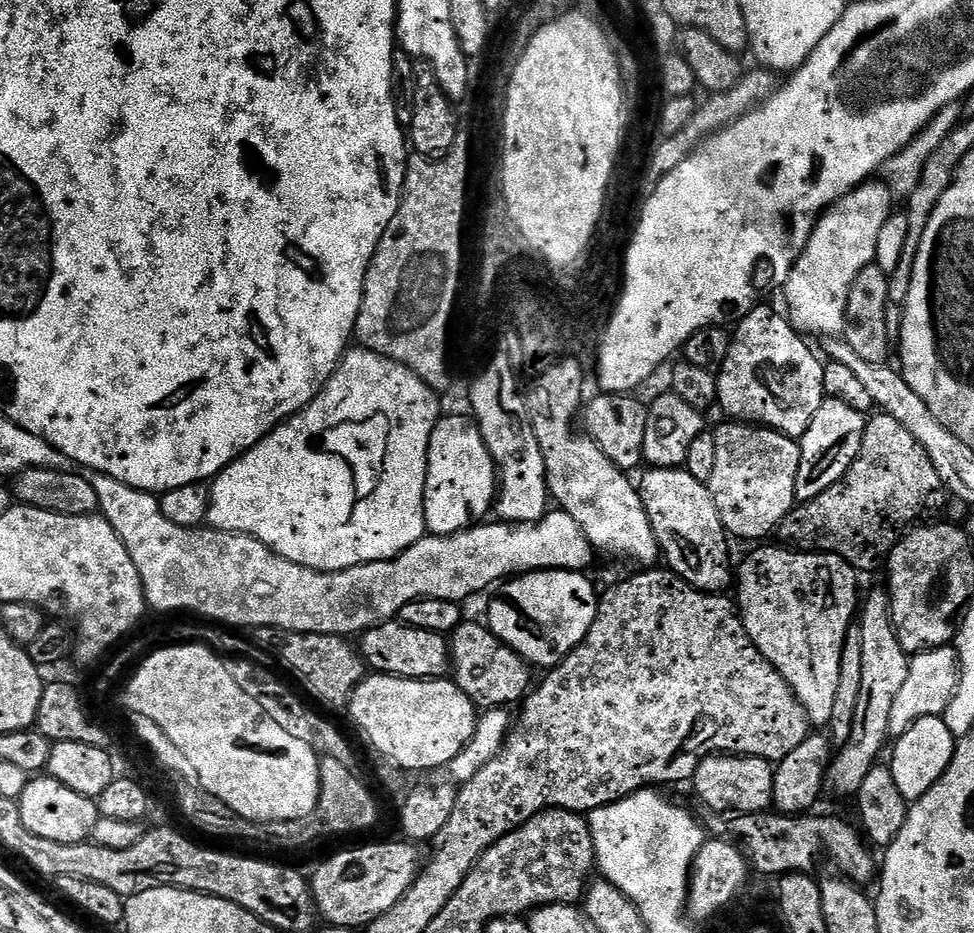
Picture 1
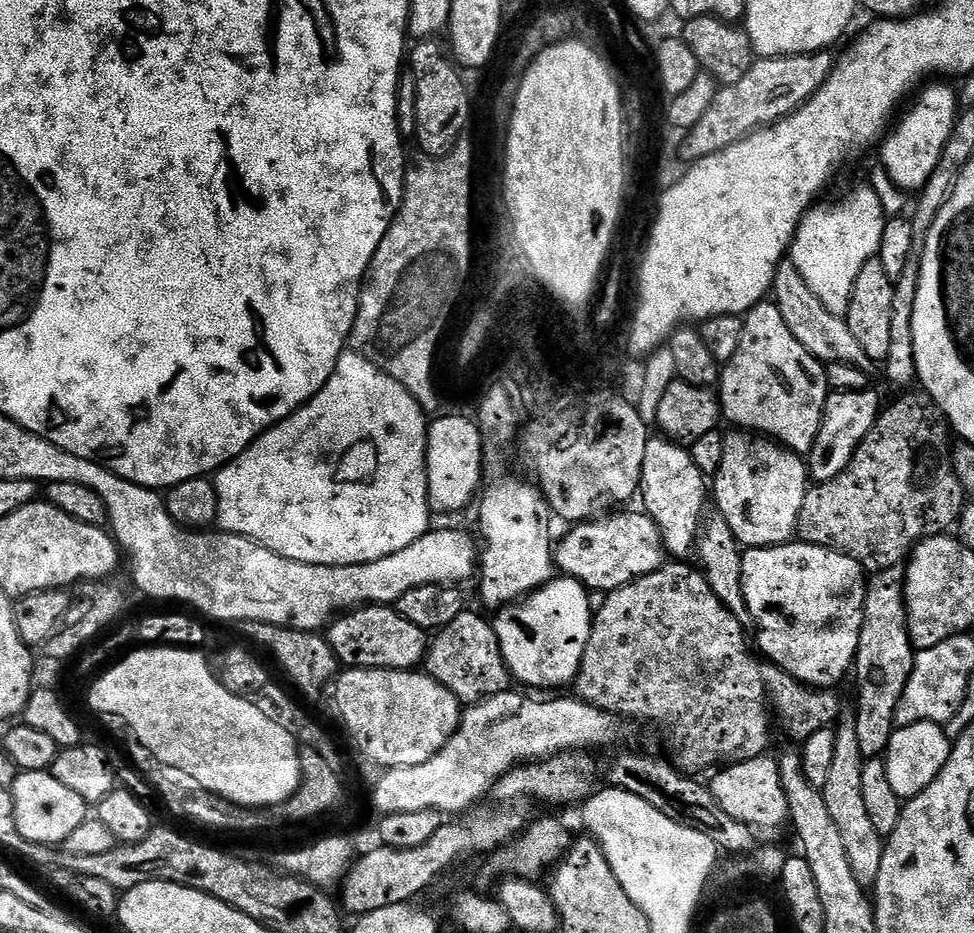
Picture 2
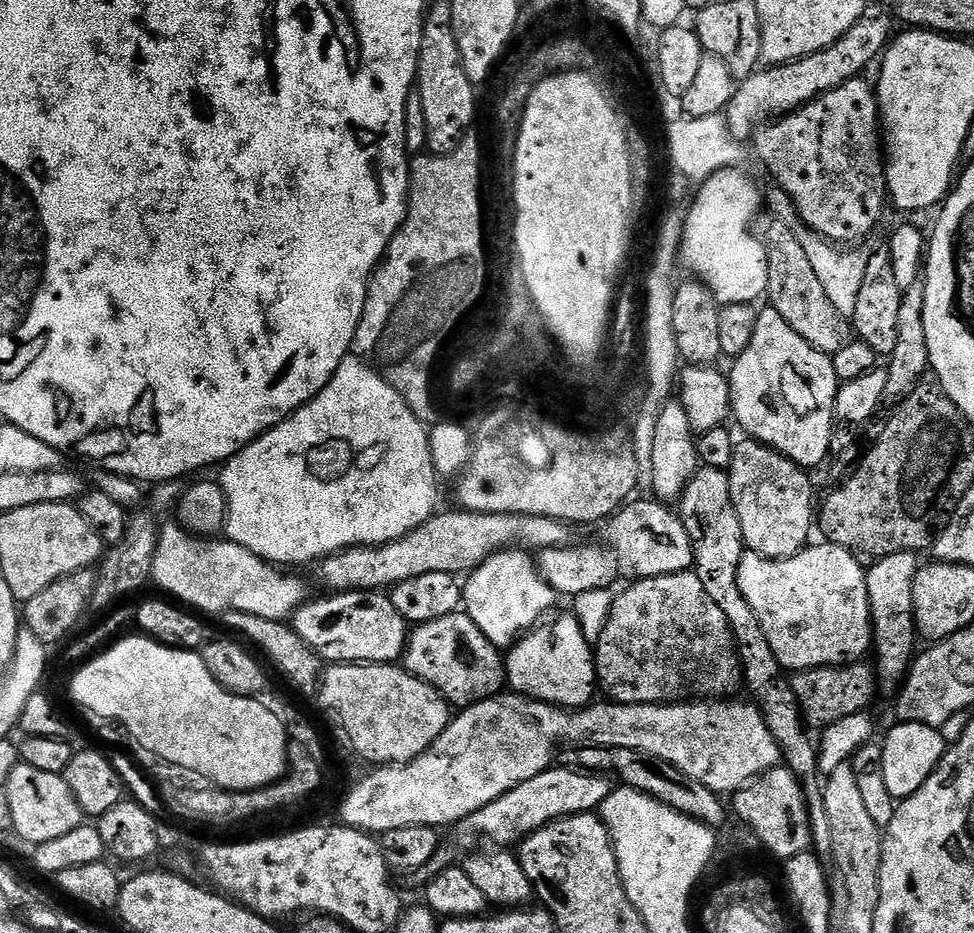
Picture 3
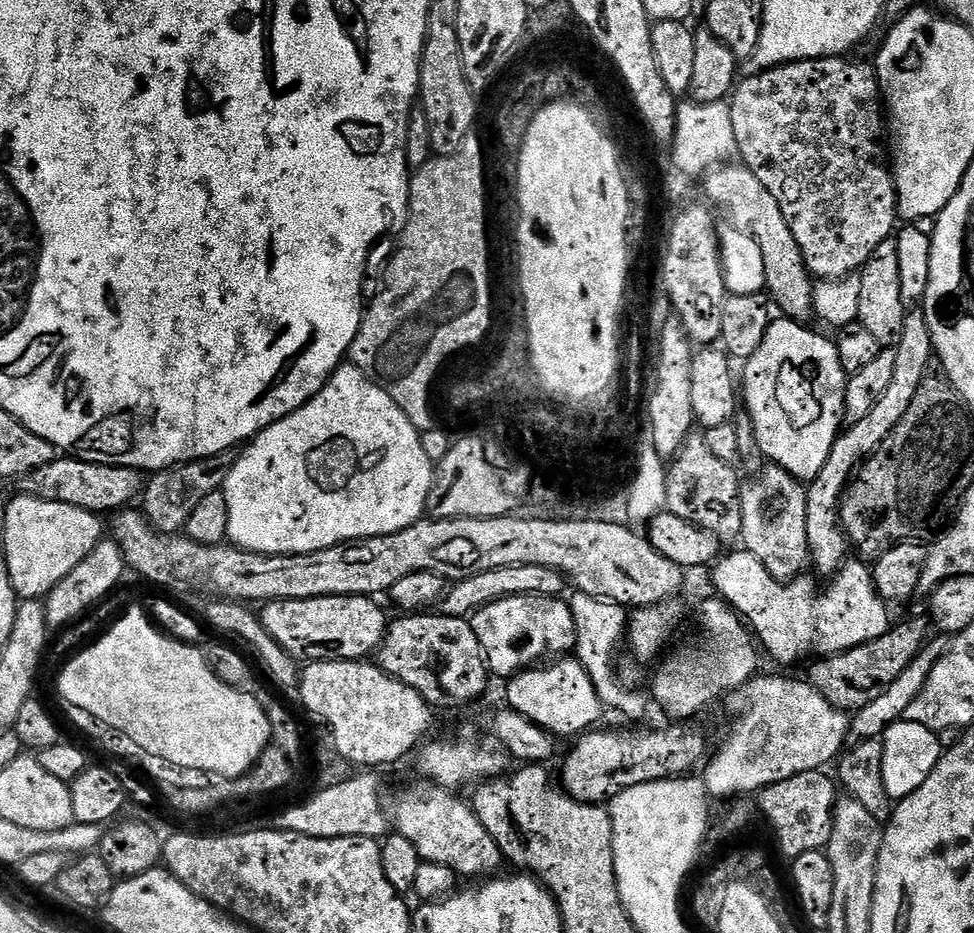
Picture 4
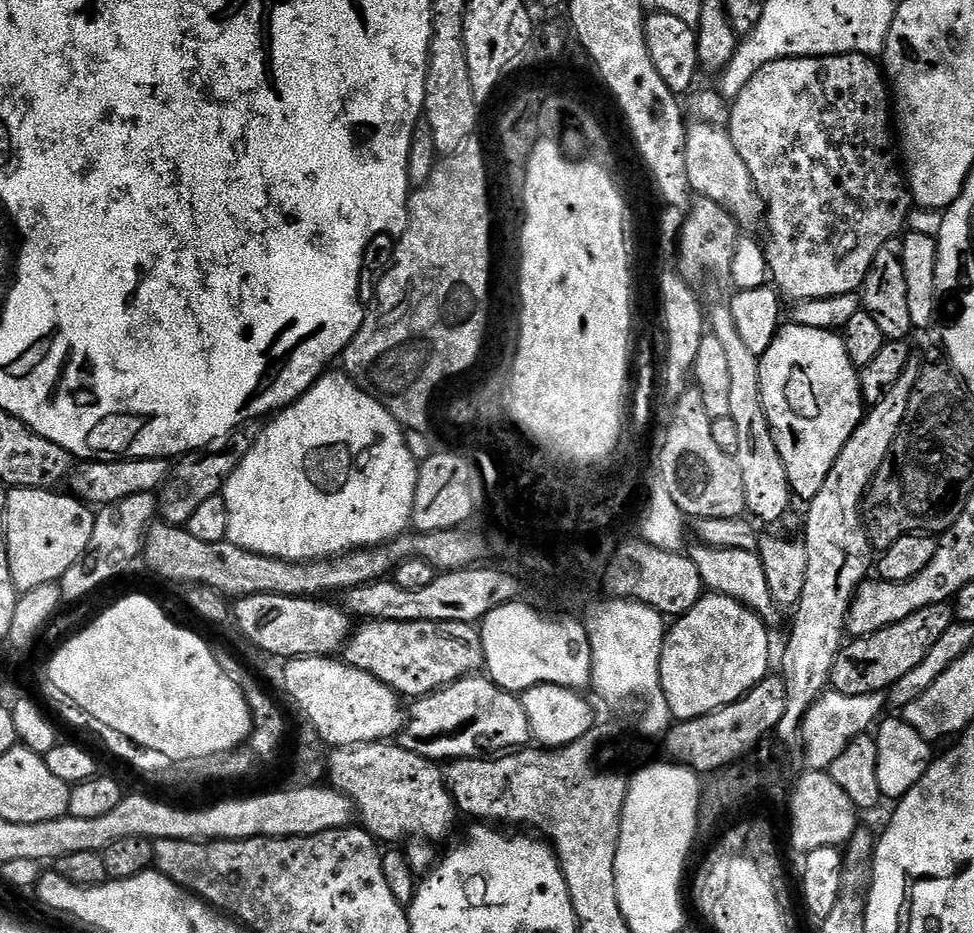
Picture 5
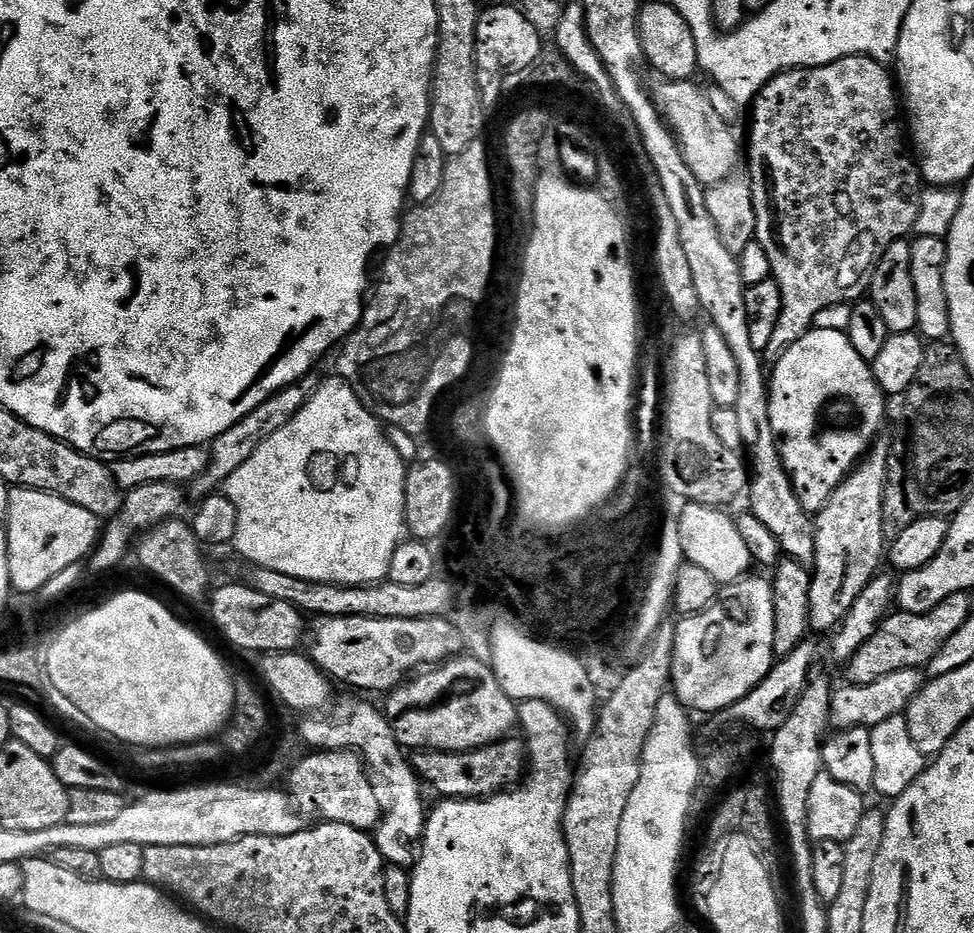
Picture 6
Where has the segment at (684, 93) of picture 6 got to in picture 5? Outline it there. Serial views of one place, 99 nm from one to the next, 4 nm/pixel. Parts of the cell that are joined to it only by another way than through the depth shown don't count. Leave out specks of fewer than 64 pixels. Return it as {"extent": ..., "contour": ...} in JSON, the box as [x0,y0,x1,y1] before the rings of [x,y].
{"extent":[684,122,766,229],"contour":[[[693,122],[687,125],[688,141],[684,147],[686,154],[686,174],[690,186],[697,197],[705,196],[718,206],[725,208],[740,225],[741,229],[756,228],[765,223],[766,205],[764,197],[756,188],[754,178],[742,158],[738,154],[738,146],[728,137],[723,127],[713,124]]]}

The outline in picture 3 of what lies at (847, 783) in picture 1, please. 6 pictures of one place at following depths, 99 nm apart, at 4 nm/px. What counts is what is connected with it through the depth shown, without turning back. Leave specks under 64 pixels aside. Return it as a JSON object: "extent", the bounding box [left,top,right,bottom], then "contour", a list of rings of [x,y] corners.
{"extent":[866,552,922,693],"contour":[[[914,552],[890,554],[875,561],[867,569],[866,590],[872,611],[872,643],[874,645],[874,667],[881,693],[895,693],[903,685],[909,667],[917,655],[916,611],[914,610],[914,584],[922,567],[921,557]]]}

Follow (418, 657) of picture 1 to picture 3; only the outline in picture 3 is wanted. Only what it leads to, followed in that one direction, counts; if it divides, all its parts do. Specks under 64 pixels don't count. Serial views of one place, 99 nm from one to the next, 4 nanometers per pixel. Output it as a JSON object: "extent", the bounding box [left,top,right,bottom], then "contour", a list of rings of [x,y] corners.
{"extent":[291,590,410,665],"contour":[[[353,590],[350,592],[337,591],[328,594],[325,600],[309,599],[291,617],[292,628],[314,650],[320,655],[321,661],[329,665],[334,664],[396,664],[404,655],[404,647],[408,645],[410,625],[408,621],[394,610],[391,595],[380,590]]]}

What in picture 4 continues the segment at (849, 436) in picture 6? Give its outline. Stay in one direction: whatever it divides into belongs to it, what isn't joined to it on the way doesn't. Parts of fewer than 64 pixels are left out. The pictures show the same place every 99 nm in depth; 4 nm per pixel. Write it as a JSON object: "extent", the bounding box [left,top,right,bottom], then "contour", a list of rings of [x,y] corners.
{"extent":[742,318,848,482],"contour":[[[776,318],[766,330],[762,346],[754,350],[743,368],[742,404],[752,420],[759,455],[764,455],[765,461],[786,470],[795,480],[810,482],[819,474],[822,466],[826,466],[826,458],[830,458],[830,450],[842,431],[842,425],[845,423],[843,420],[846,420],[844,399],[848,377],[842,370],[835,343],[811,332],[803,323]]]}

